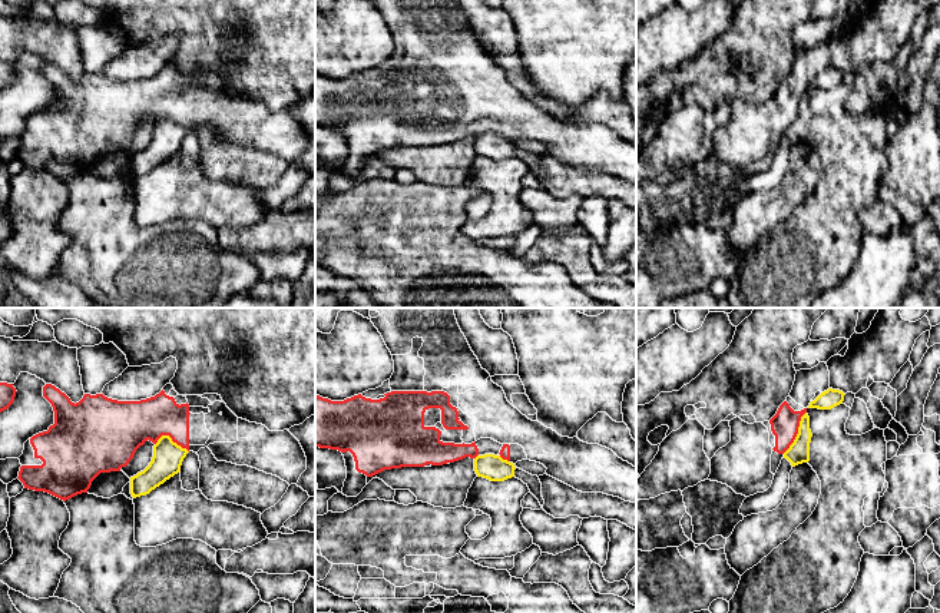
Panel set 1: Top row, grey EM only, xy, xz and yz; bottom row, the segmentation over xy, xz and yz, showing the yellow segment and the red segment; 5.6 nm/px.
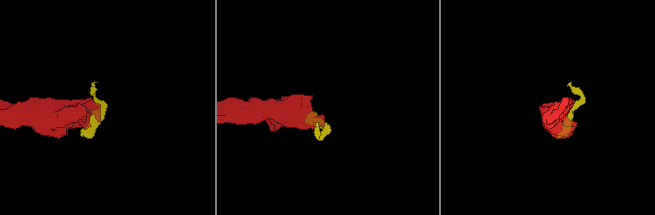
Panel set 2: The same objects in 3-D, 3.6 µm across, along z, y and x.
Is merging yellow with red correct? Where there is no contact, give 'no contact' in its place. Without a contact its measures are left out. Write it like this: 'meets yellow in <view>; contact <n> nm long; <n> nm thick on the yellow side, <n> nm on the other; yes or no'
meets yellow in yz; contact 280 nm long; 120 nm thick on the yellow side, 160 nm on the other; no

